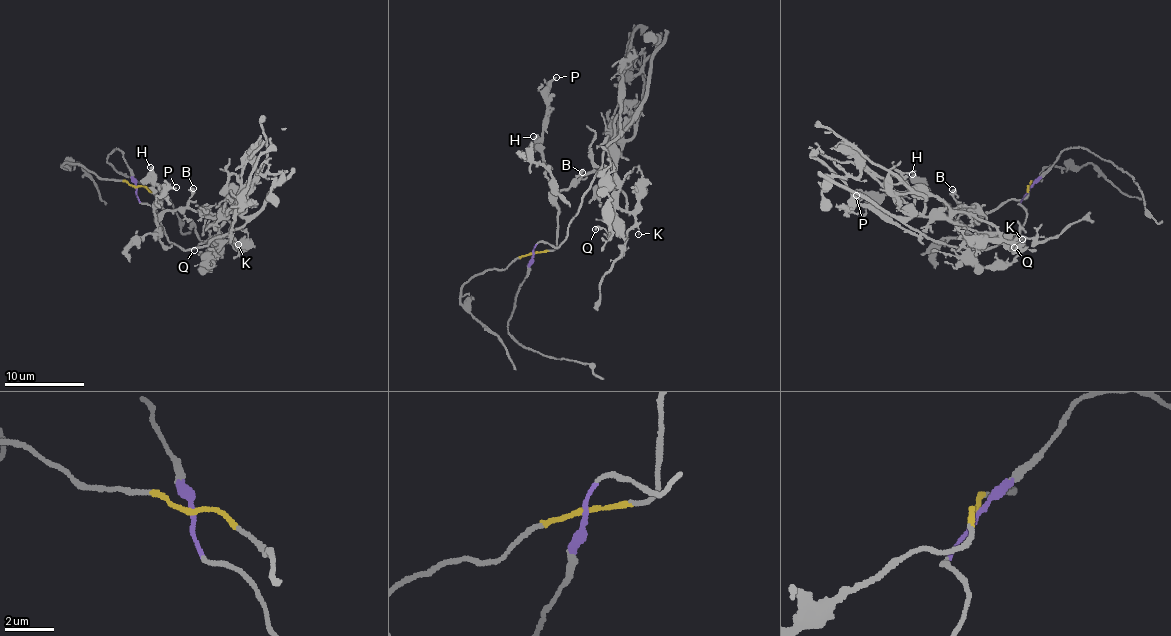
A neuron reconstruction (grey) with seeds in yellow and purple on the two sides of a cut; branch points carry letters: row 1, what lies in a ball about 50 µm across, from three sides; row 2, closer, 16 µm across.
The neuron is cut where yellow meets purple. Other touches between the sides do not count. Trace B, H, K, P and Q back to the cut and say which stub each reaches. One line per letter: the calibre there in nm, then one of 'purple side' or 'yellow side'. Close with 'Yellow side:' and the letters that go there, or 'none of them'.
B: 280 nm thick; yellow side
H: 460 nm thick; yellow side
K: 90 nm thick; purple side
P: 200 nm thick; yellow side
Q: 140 nm thick; purple side
Yellow side: B, H, P

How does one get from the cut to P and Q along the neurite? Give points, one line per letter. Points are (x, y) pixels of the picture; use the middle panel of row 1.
P: (533, 253), (550, 251), (556, 245), (556, 196), (545, 168), (542, 143), (546, 87), (556, 77)
Q: (533, 253), (539, 243), (558, 246), (564, 241), (603, 152), (633, 119), (615, 140), (610, 229), (595, 230)

